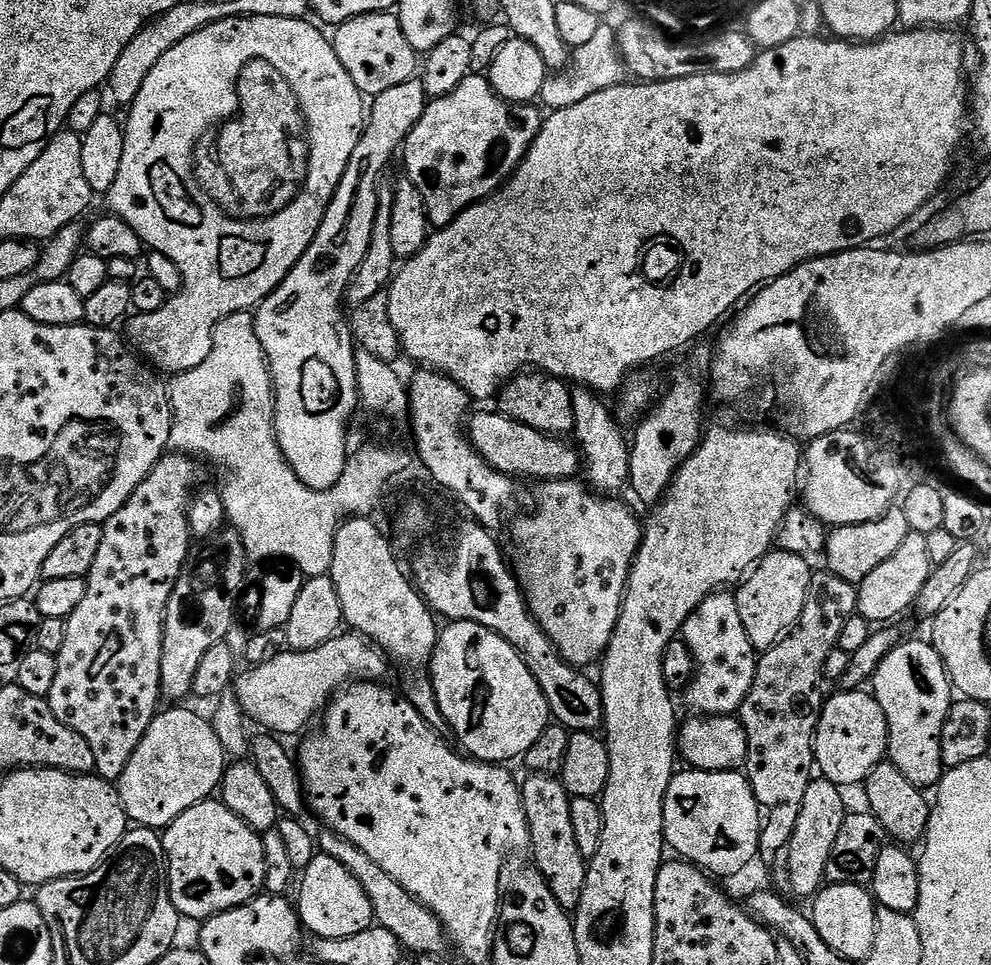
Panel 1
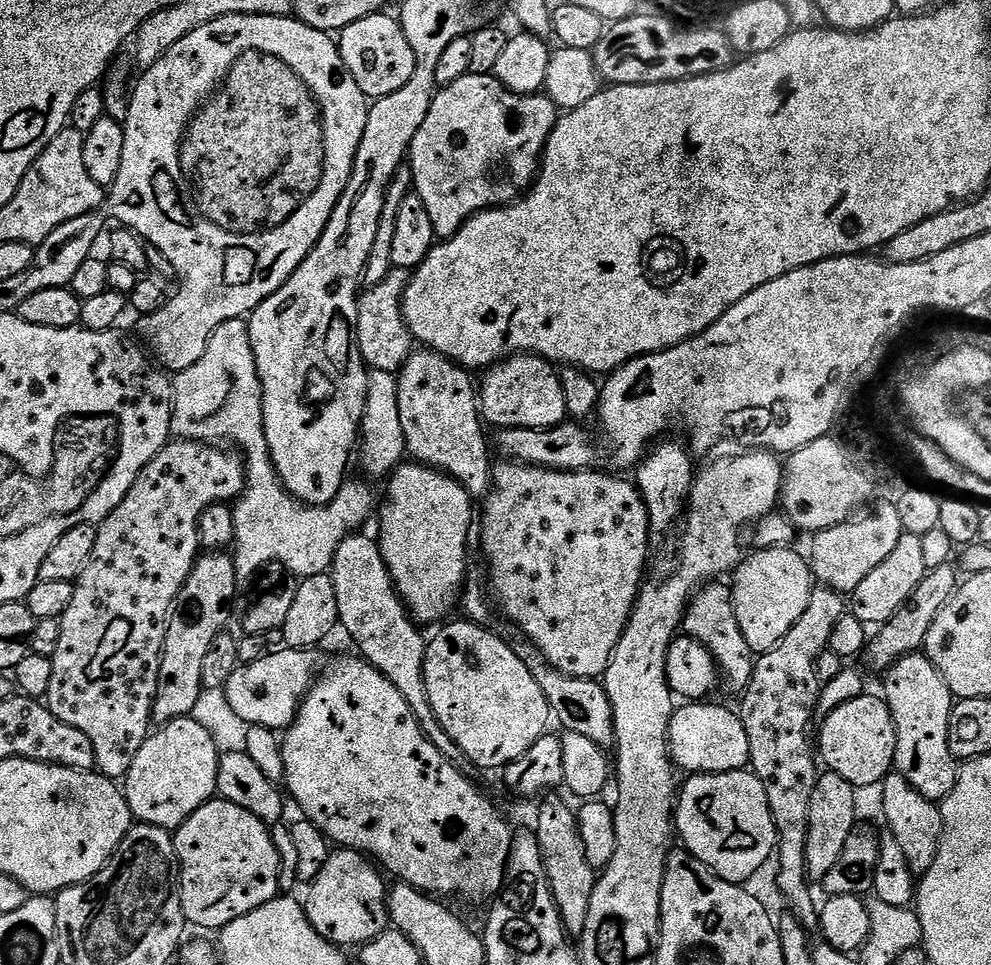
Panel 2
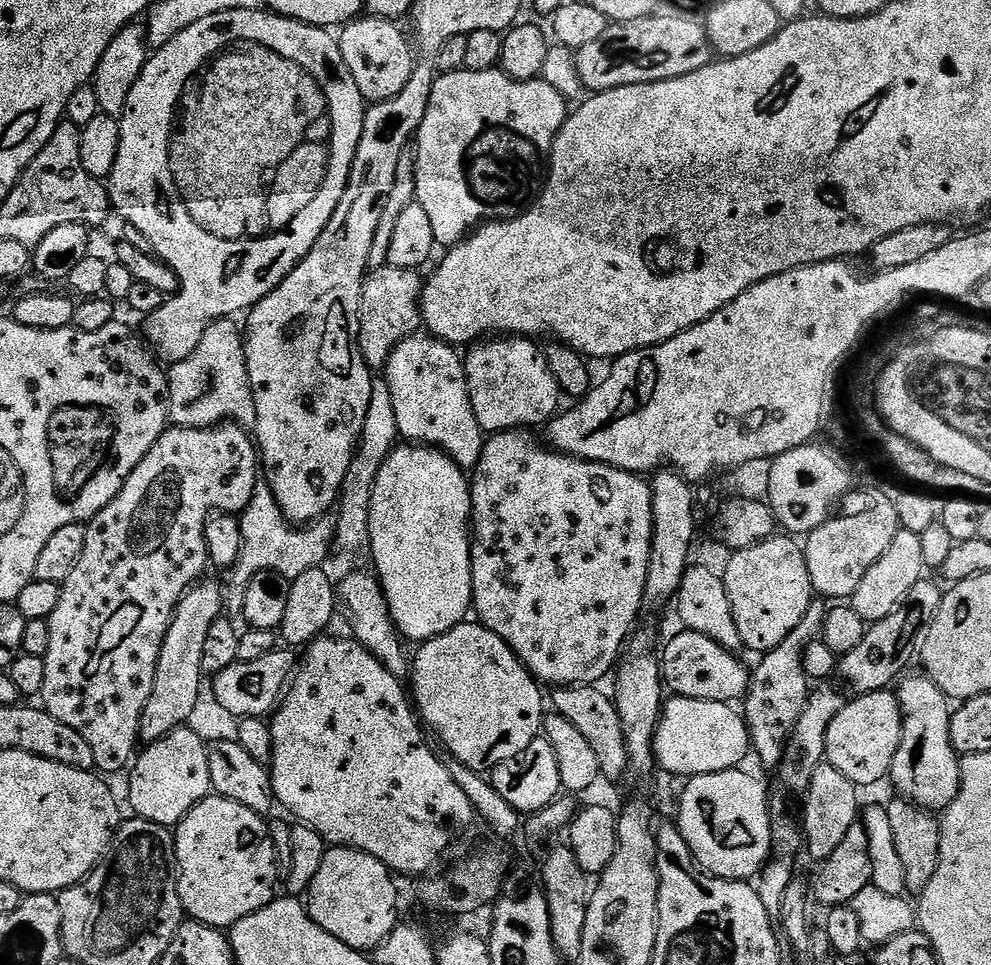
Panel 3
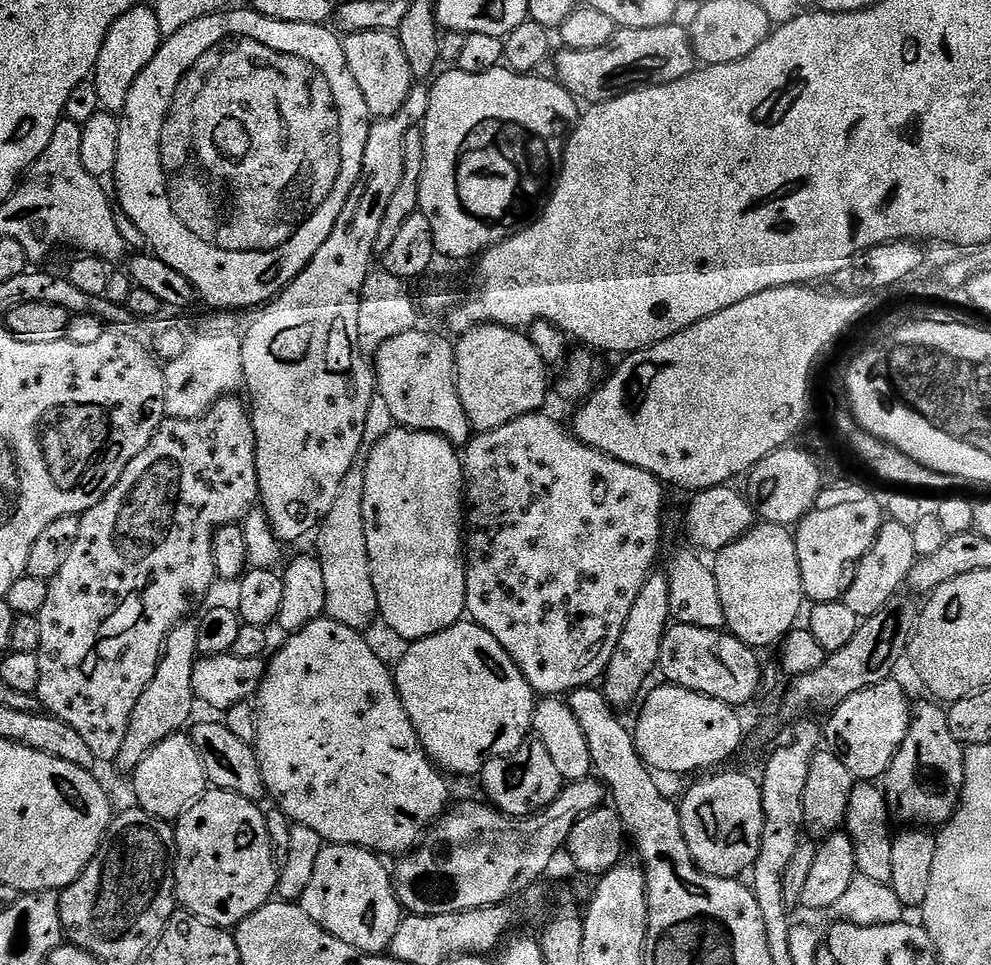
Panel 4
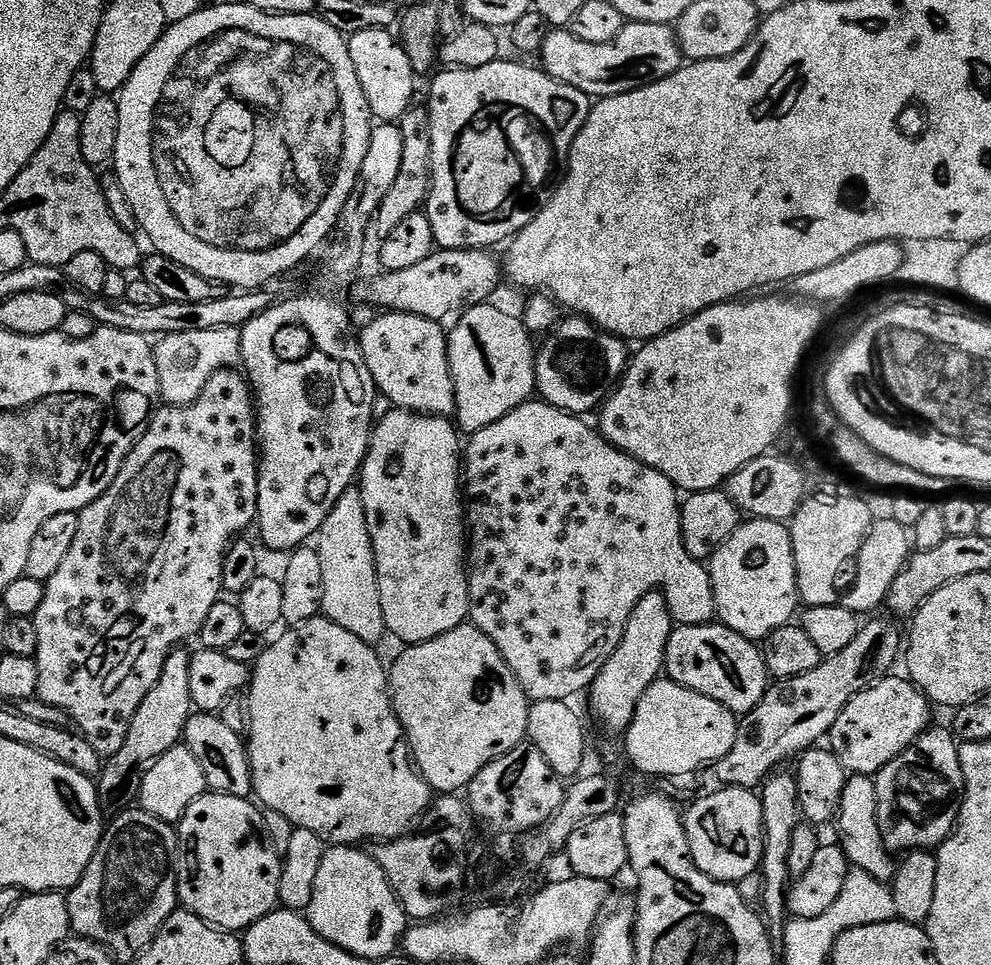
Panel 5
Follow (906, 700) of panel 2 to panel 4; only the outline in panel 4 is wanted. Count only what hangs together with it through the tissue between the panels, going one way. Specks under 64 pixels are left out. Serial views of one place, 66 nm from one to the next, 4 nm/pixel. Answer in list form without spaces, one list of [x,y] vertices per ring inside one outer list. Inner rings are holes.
[[[928,703],[932,704],[915,705],[912,729],[906,734],[906,742],[902,742],[882,780],[888,811],[904,826],[947,824],[960,804],[964,789],[965,749],[956,741],[954,734],[950,734],[947,711],[939,703]]]

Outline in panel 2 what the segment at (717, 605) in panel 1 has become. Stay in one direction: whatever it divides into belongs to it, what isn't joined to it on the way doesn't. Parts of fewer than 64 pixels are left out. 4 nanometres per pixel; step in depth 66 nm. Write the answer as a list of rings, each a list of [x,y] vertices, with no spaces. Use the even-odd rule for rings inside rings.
[[[708,582],[689,599],[684,609],[682,628],[693,640],[712,651],[716,659],[716,667],[722,673],[722,680],[736,690],[742,690],[752,677],[754,653],[750,650],[746,638],[742,635],[742,626],[738,626],[738,618],[732,605],[732,589],[724,582]]]

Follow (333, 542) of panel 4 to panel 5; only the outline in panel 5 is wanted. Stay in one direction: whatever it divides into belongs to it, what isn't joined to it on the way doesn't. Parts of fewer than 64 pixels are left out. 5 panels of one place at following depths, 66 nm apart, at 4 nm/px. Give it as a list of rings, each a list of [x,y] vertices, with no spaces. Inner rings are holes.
[[[350,490],[338,498],[334,510],[326,518],[324,525],[320,527],[318,533],[318,551],[322,558],[322,602],[320,603],[323,615],[329,620],[338,622],[342,630],[348,630],[362,642],[368,645],[379,645],[379,640],[386,636],[388,627],[386,618],[382,618],[382,594],[378,594],[378,574],[376,573],[376,563],[374,562],[374,546],[370,542],[370,534],[366,526],[366,514],[362,506],[362,498],[359,491]]]

